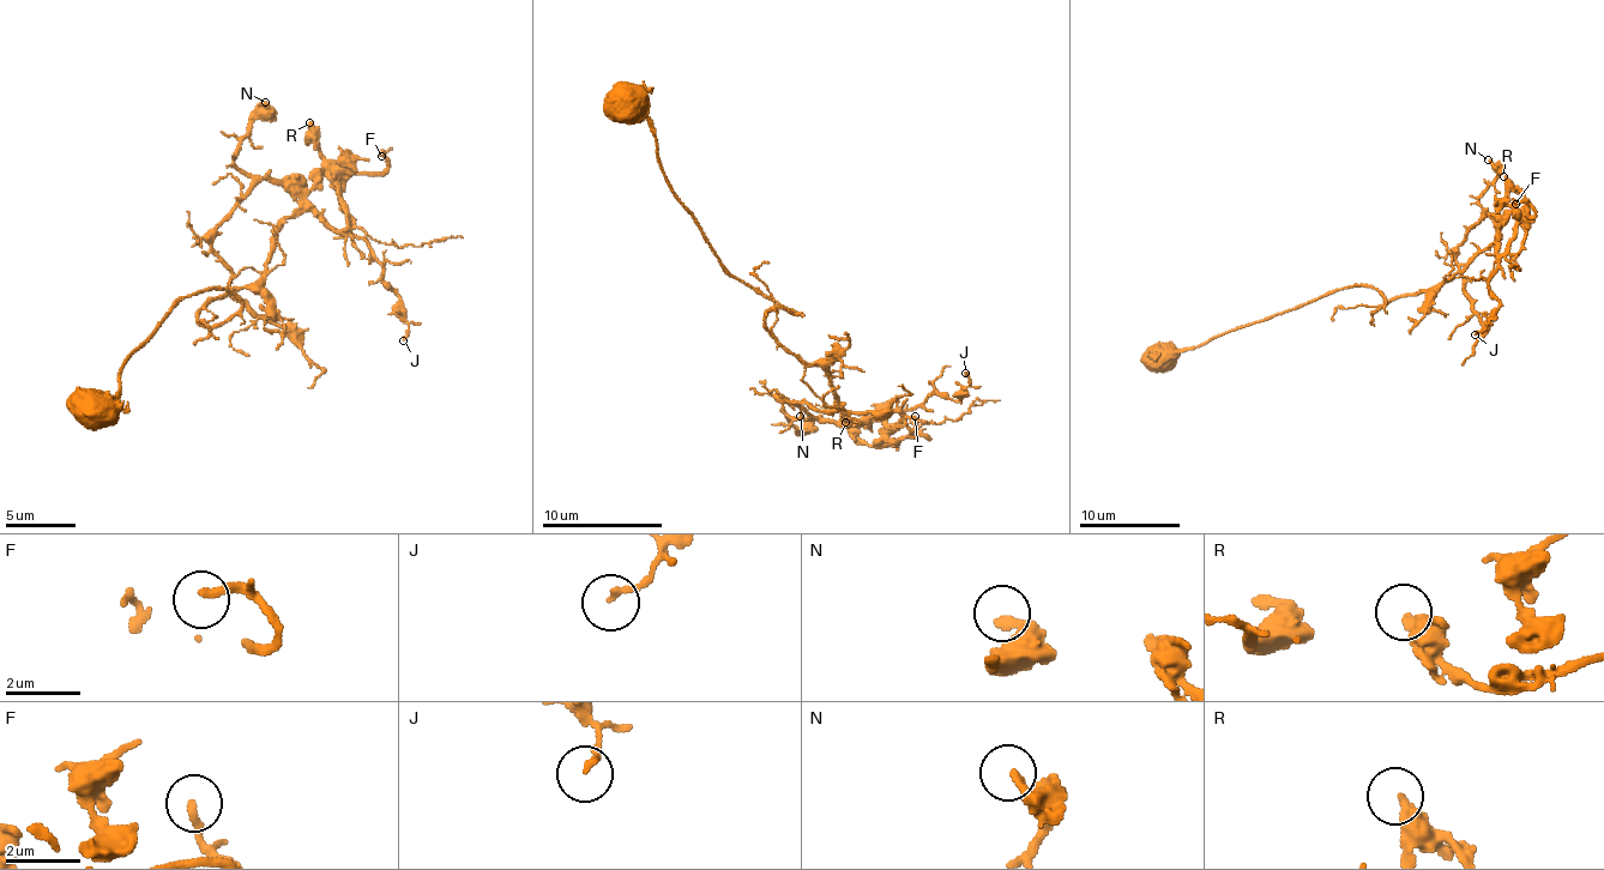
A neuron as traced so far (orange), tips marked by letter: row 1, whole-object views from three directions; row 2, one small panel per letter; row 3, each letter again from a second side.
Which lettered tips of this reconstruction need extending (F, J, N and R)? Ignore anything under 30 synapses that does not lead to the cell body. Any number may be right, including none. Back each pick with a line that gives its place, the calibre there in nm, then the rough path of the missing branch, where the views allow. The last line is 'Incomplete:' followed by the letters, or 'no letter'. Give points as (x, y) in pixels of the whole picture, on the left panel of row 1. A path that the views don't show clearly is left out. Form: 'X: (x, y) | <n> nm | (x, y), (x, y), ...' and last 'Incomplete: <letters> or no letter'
F: (381, 156) | 220 nm
Incomplete: F

